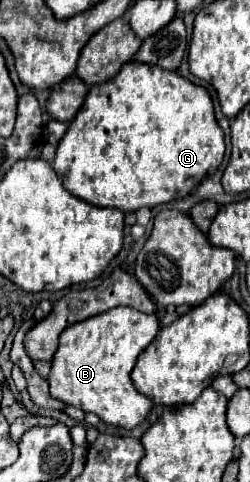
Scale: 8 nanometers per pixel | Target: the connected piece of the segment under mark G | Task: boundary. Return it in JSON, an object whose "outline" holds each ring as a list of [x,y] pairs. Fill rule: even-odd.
{"outline":[[[127,62],[127,66],[121,68],[121,72],[113,78],[107,80],[103,84],[95,84],[89,88],[89,94],[81,106],[81,110],[77,112],[77,116],[73,118],[73,122],[69,124],[65,136],[61,138],[59,146],[57,146],[57,154],[53,160],[53,168],[57,172],[57,176],[61,178],[63,186],[73,194],[79,196],[81,200],[93,204],[93,206],[103,206],[103,208],[117,208],[123,212],[137,212],[139,208],[147,206],[159,206],[159,204],[167,204],[173,200],[181,200],[185,198],[193,186],[197,186],[205,174],[213,168],[219,168],[223,162],[223,154],[225,154],[225,144],[223,144],[223,132],[215,120],[215,112],[213,112],[213,102],[209,92],[203,86],[191,84],[189,80],[185,80],[183,76],[179,76],[177,72],[167,72],[159,66],[151,66],[151,64],[137,64],[137,62]]]}

